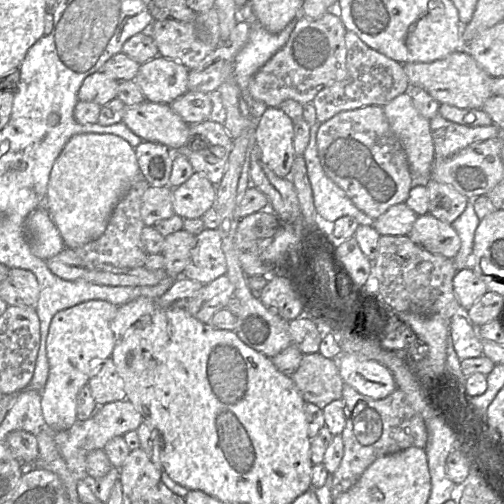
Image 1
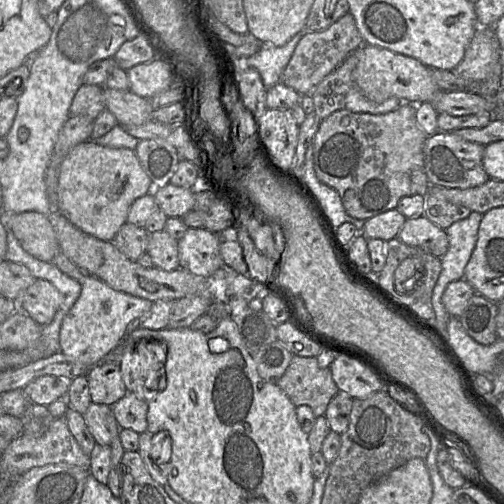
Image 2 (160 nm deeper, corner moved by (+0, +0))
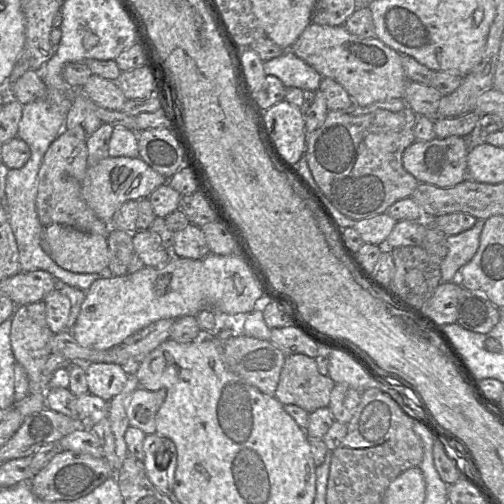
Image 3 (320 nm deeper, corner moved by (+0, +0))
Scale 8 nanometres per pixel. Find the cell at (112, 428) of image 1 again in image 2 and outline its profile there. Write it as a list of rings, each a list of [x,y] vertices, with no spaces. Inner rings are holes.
[[[127,392],[112,406],[120,429],[131,429],[138,434],[147,431],[147,402],[132,392]]]

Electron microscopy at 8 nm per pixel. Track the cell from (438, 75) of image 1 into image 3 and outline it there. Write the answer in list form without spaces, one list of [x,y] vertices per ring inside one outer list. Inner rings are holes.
[[[311,22],[289,49],[323,77],[341,84],[360,106],[391,99],[404,99],[409,82],[402,56],[379,38],[361,38],[349,33],[343,25],[326,26]]]

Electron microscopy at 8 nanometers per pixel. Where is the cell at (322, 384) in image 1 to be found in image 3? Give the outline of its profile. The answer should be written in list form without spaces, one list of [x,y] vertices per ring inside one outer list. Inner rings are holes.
[[[294,354],[285,358],[274,396],[282,405],[296,405],[310,414],[328,407],[335,384],[319,373],[315,358]]]

